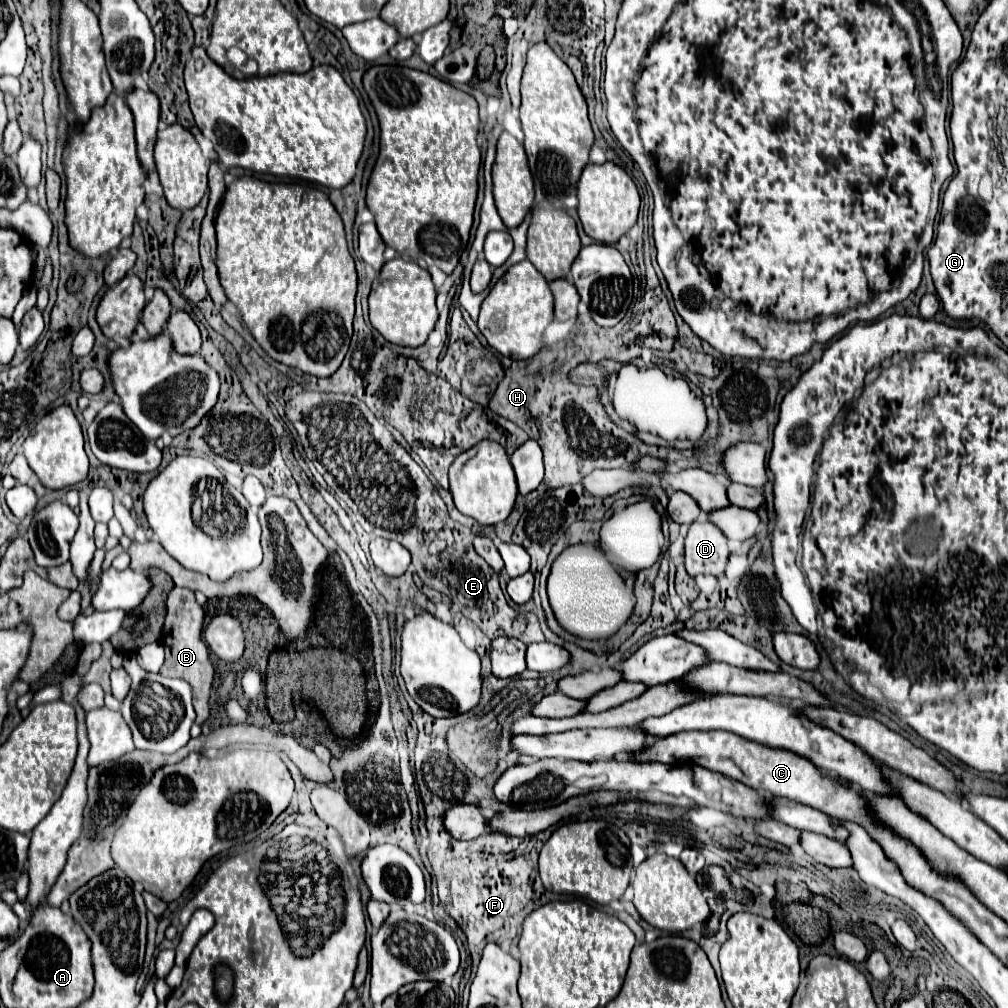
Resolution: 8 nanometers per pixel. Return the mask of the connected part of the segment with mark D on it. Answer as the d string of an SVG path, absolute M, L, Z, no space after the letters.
M693 522L685 536L685 568L689 576L725 572L727 538L711 522Z

